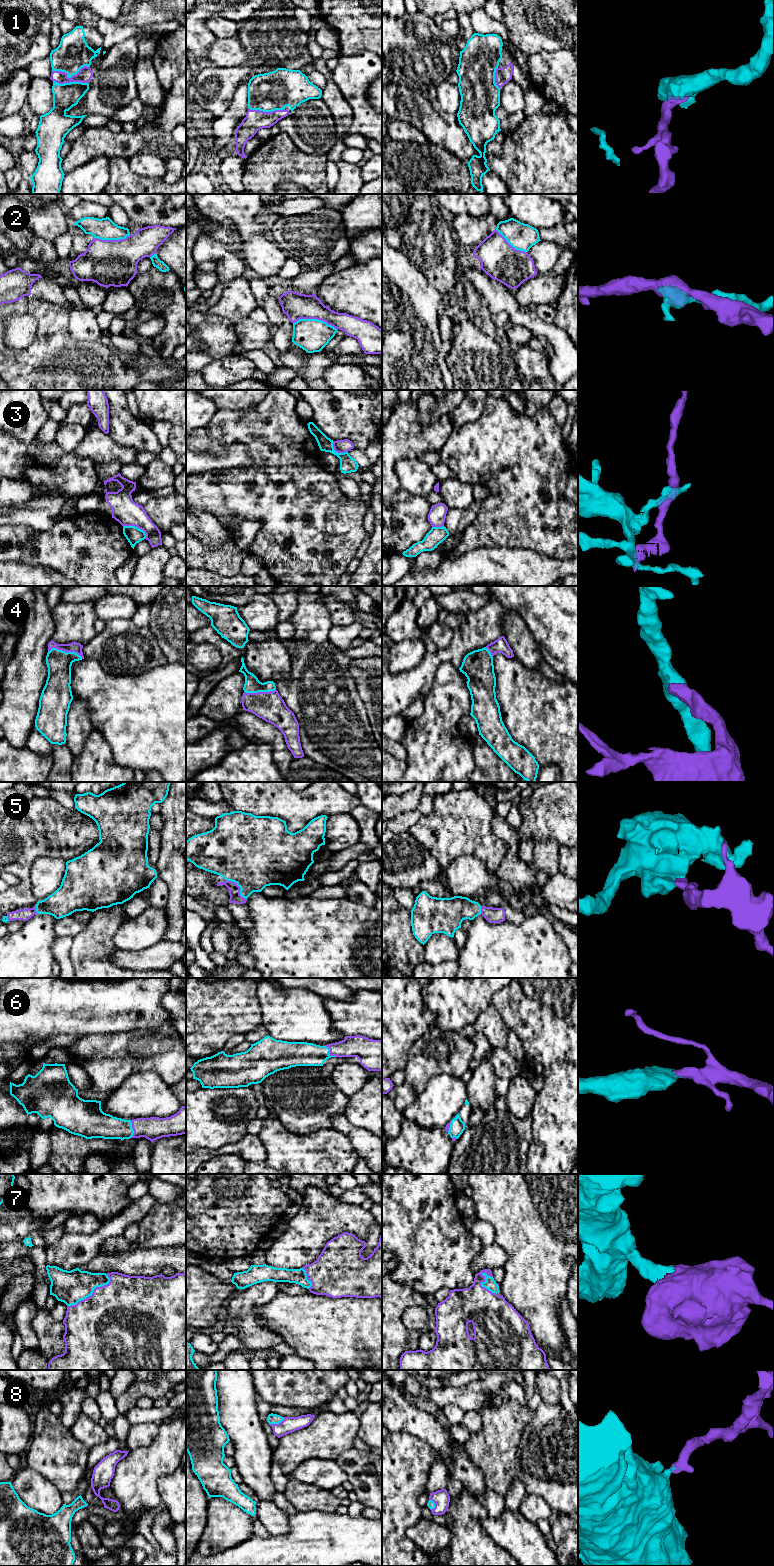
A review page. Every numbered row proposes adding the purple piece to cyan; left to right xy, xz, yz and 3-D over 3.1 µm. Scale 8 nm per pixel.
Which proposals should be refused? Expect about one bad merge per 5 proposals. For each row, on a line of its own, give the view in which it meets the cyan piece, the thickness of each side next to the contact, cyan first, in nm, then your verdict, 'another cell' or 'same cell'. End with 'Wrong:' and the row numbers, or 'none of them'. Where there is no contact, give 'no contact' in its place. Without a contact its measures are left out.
1: contact in xy; calibres 260 and 120 nm; same cell
2: contact in xz; calibres 260 and 220 nm; another cell
3: contact in xy; calibres 140 and 200 nm; another cell
4: contact in xy; calibres 200 and 80 nm; same cell
5: contact in xz; calibres 480 and 100 nm; same cell
6: contact in xy; calibres 200 and 190 nm; same cell
7: contact in xy; calibres 260 and 480 nm; same cell
8: contact in xz; calibres 80 and 130 nm; same cell
Wrong: 2, 3

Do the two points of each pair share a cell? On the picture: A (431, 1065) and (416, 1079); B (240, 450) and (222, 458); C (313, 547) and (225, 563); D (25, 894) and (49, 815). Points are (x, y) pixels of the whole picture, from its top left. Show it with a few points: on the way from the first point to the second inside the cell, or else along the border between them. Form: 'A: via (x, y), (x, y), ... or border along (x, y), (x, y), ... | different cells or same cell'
A: via (427, 1068), (420, 1075) | same cell
B: via (236, 454), (226, 458) | same cell
C: border along (258, 532), (251, 545), (250, 554) | different cells
D: via (24, 874), (24, 840), (29, 835) | same cell

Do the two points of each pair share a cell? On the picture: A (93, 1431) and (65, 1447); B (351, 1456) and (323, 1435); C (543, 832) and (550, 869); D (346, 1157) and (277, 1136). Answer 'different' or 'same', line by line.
A: different
B: different
C: different
D: same

